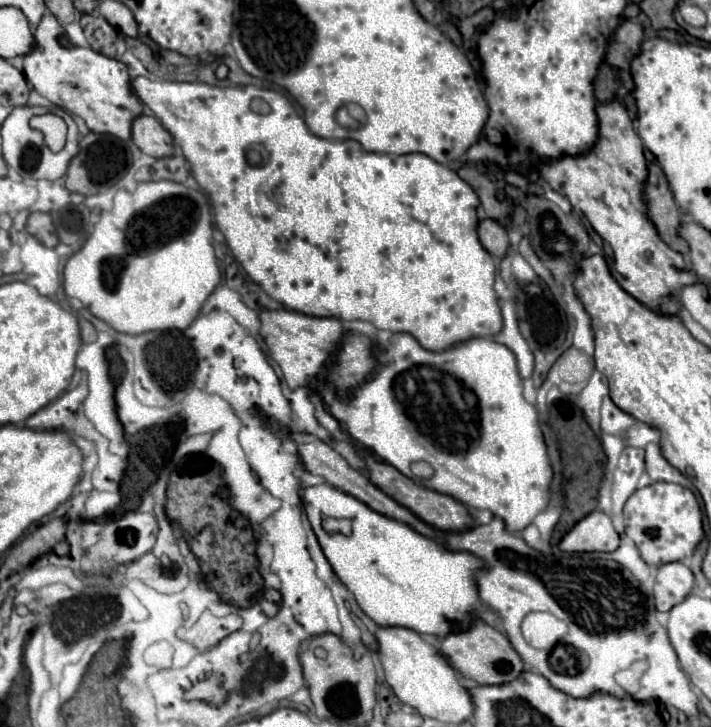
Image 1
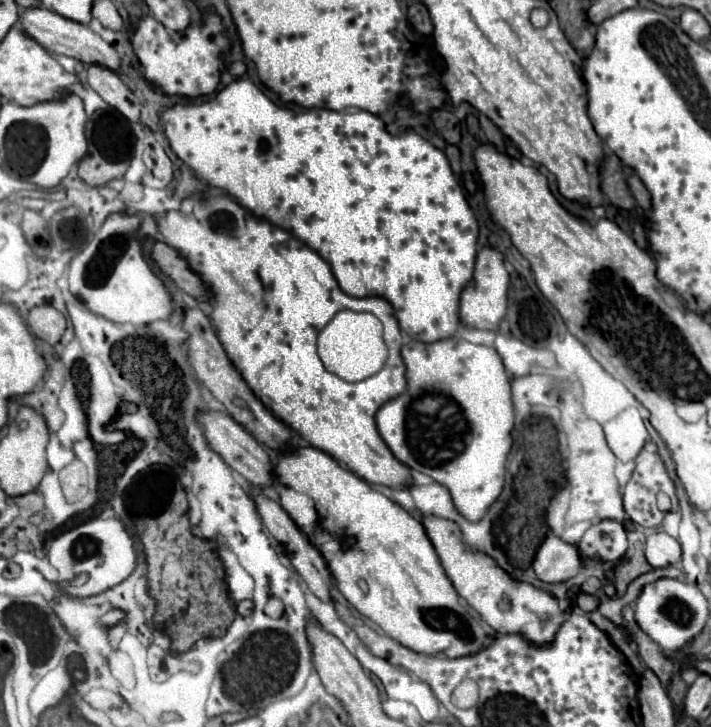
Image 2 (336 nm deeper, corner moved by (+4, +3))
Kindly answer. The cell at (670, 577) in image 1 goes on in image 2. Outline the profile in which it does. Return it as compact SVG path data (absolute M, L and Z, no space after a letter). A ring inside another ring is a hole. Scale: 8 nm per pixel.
M654 532L646 538L646 560L652 568L666 568L670 564L676 564L682 556L680 544L676 538L668 536L666 532Z

